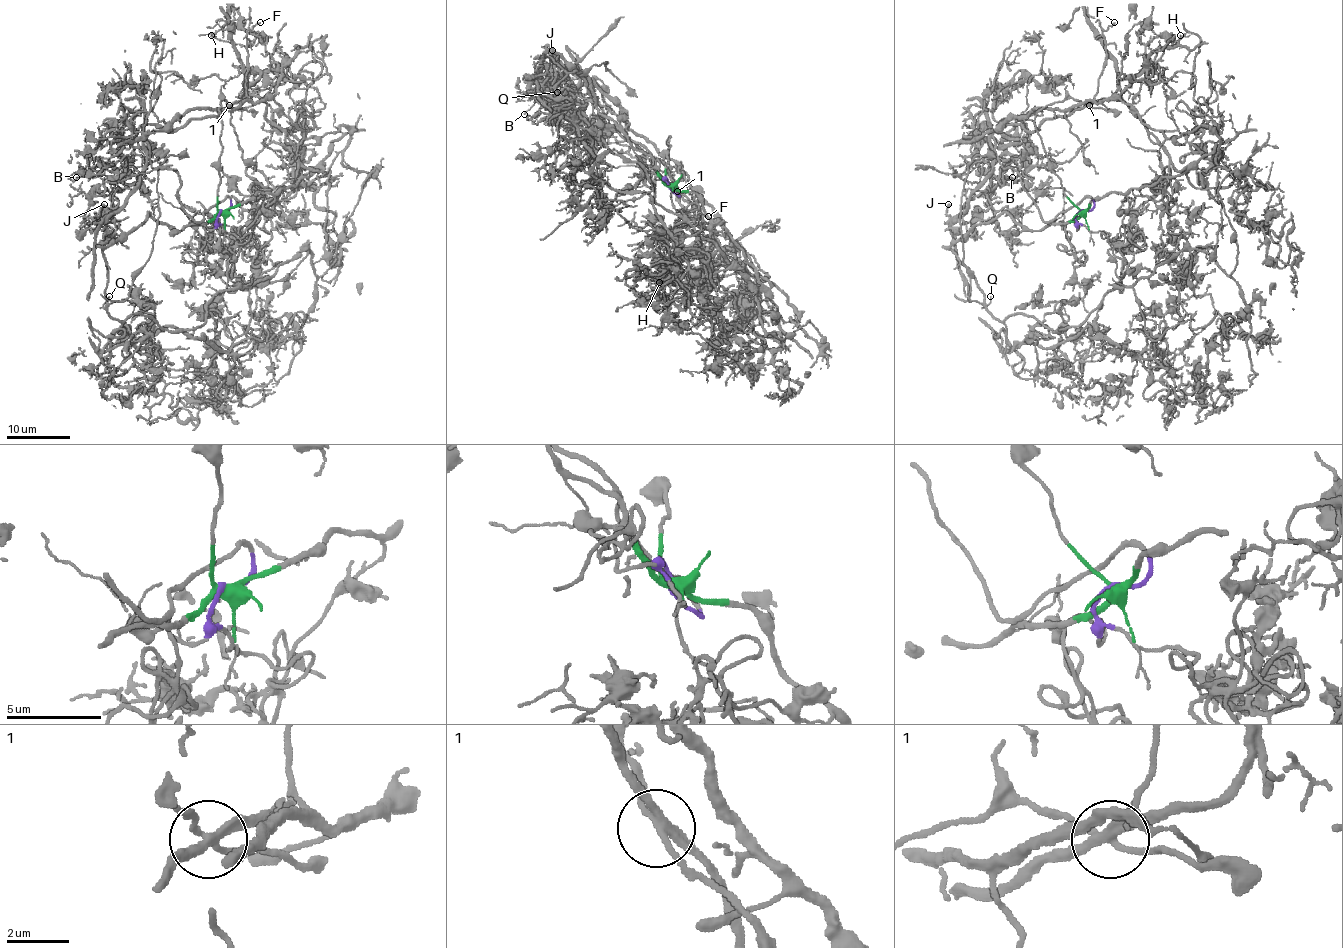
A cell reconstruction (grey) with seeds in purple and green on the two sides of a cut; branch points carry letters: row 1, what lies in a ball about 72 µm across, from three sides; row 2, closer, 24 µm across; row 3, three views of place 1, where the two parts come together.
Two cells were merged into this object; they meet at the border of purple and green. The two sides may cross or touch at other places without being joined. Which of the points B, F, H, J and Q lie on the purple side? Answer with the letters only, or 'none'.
B, H, J

